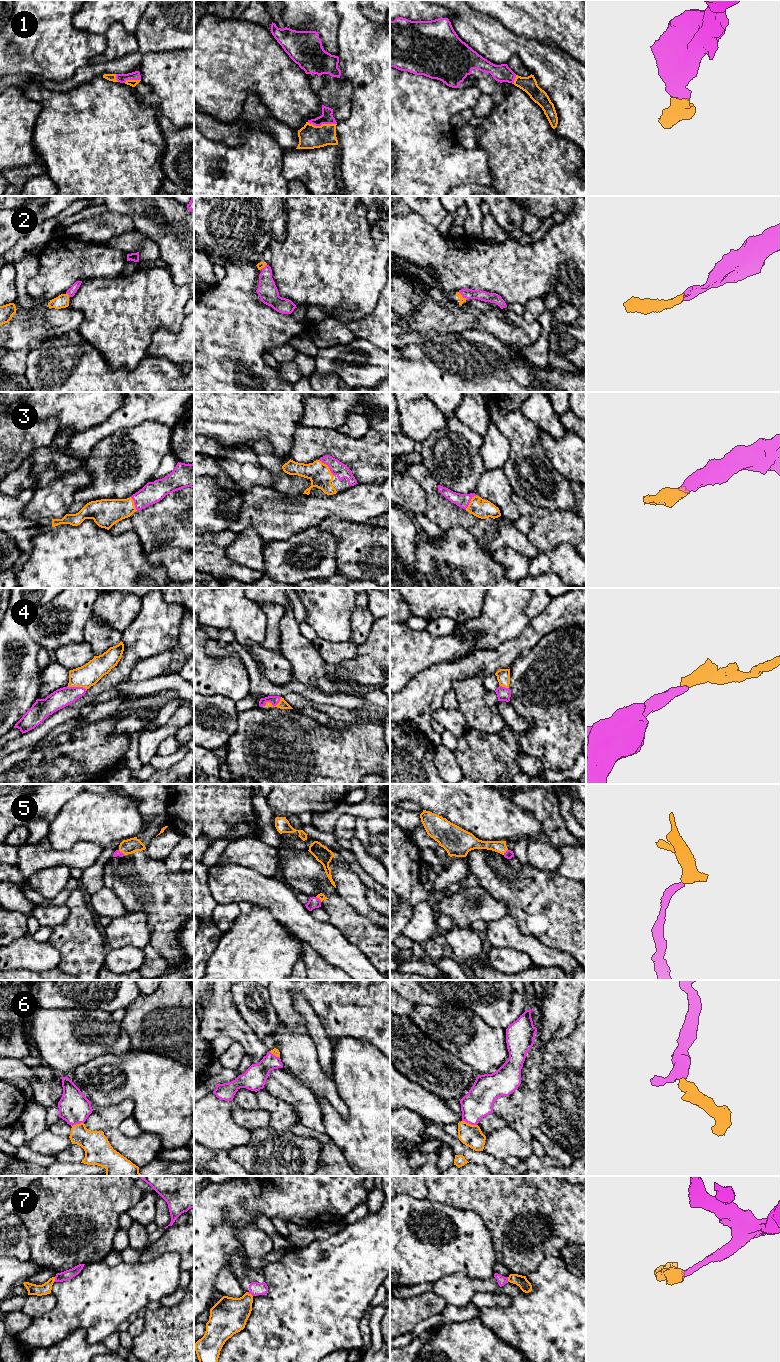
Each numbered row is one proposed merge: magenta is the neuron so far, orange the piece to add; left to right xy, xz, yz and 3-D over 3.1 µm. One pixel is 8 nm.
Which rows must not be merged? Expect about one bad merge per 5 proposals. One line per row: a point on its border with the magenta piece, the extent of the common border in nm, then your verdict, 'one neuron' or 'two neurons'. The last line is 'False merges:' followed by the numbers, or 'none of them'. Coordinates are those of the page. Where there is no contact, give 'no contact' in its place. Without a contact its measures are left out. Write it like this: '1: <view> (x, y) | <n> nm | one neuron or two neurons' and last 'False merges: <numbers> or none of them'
1: xz (322, 123) | 240 nm | one neuron
2: yz (462, 296) | 90 nm | one neuron
3: xz (328, 466) | 180 nm | one neuron
4: xy (77, 687) | 160 nm | one neuron
5: yz (505, 852) | 60 nm | one neuron
6: yz (469, 1123) | 130 nm | one neuron
7: xz (250, 1293) | 60 nm | two neurons
False merges: 7

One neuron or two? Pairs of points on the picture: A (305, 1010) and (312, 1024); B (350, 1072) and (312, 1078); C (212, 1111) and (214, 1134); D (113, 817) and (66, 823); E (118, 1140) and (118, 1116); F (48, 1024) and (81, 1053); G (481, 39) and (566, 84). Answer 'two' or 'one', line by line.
A: one
B: two
C: one
D: one
E: two
F: one
G: one

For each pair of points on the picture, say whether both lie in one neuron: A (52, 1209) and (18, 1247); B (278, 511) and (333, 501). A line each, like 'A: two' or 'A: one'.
A: two
B: one

